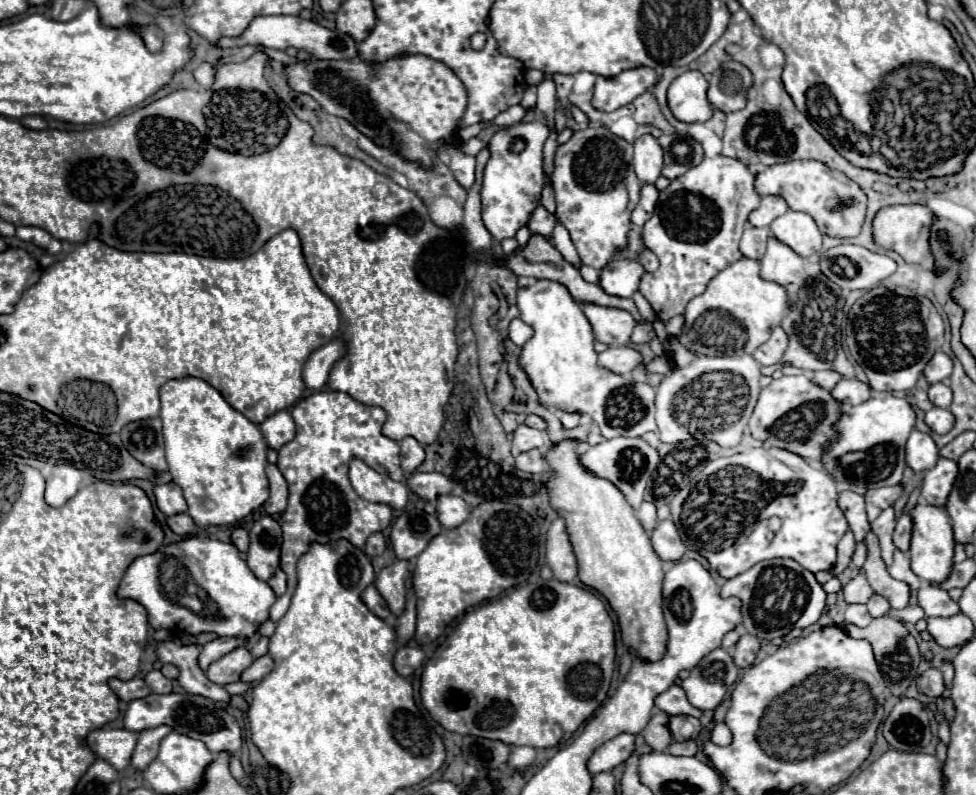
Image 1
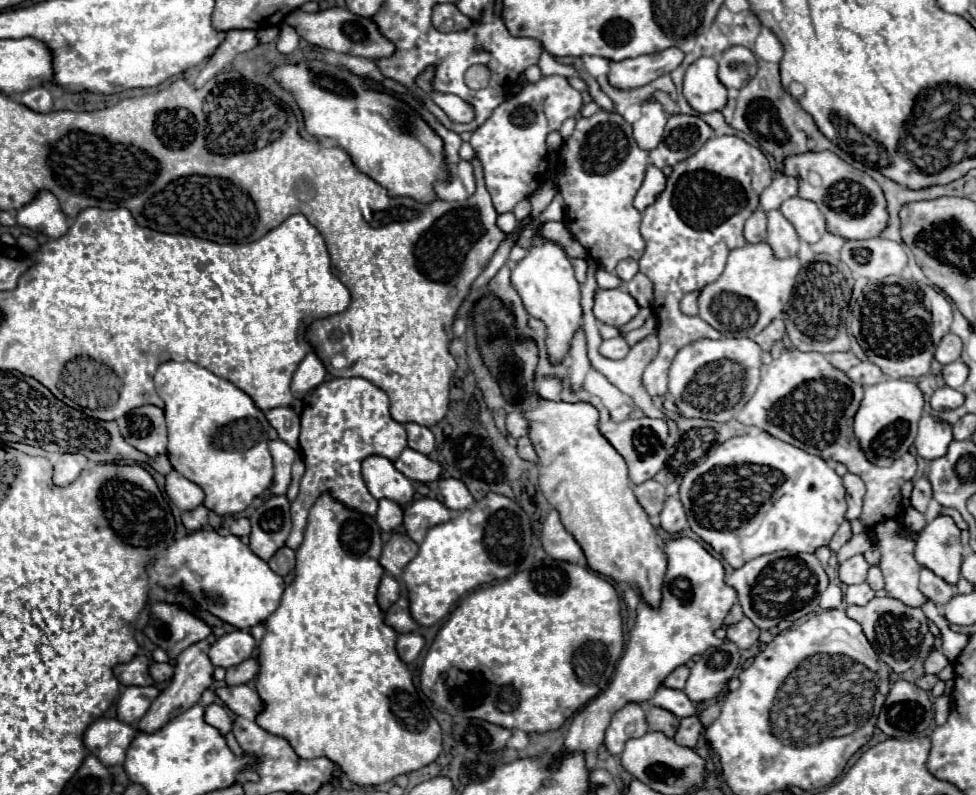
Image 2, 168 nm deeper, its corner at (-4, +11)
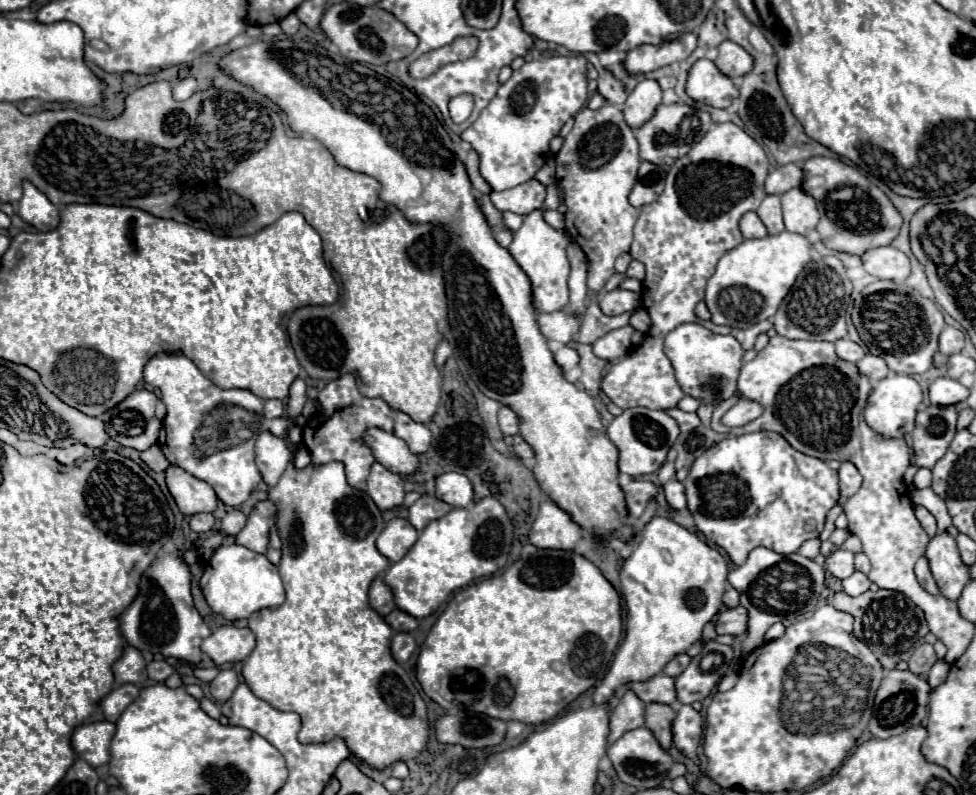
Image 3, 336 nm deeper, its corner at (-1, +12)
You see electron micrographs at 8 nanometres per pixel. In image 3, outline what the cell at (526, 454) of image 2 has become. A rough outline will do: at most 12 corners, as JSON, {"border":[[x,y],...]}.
{"border":[[520,434],[514,436],[514,454],[522,460],[532,460],[534,450]]}

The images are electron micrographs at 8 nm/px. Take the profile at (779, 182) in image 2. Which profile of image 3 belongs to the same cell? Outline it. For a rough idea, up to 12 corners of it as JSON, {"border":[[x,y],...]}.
{"border":[[786,164],[766,178],[768,194],[784,194],[802,184],[802,168]]}

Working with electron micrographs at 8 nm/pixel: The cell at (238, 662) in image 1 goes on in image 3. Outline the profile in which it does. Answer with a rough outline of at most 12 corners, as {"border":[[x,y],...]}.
{"border":[[220,626],[202,642],[216,664],[240,662],[254,648],[250,628]]}

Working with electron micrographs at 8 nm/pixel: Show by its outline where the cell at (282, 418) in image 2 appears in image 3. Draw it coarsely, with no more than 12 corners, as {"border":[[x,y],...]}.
{"border":[[264,400],[264,416],[284,416],[282,400]]}

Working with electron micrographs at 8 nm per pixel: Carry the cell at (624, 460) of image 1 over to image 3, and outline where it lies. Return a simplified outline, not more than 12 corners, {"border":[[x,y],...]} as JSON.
{"border":[[628,408],[606,434],[620,472],[652,474],[680,434],[662,410]]}

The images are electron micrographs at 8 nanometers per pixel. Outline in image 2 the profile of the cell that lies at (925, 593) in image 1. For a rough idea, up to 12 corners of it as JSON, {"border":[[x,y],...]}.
{"border":[[921,569],[919,591],[935,605],[955,597],[955,587]]}

